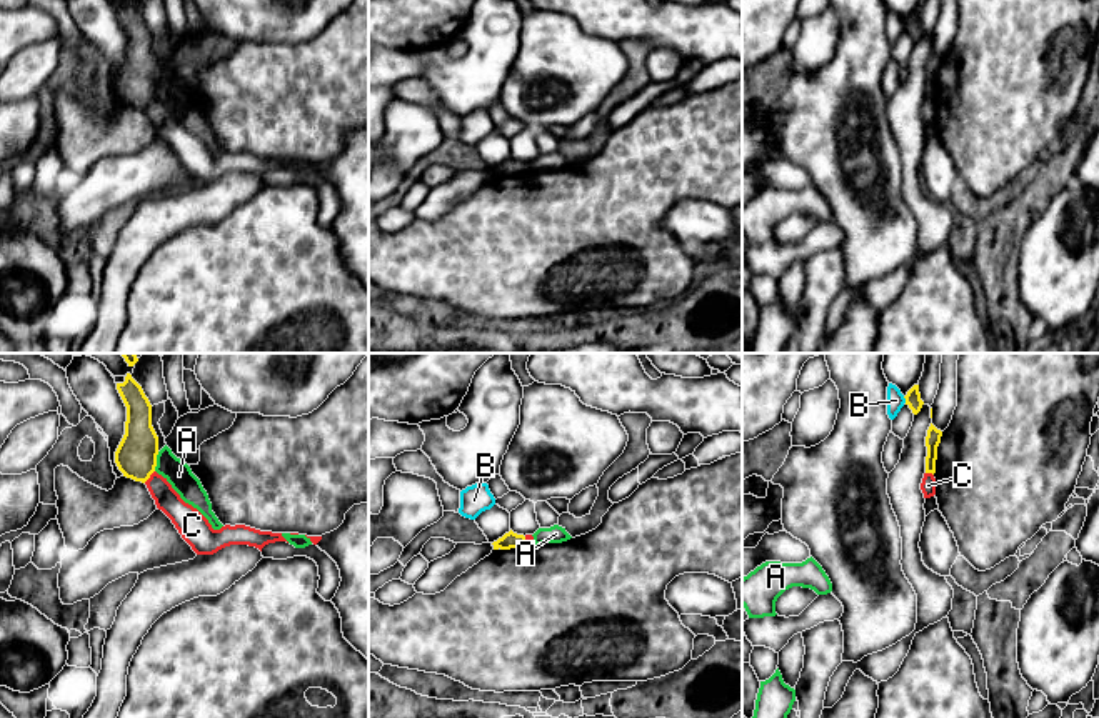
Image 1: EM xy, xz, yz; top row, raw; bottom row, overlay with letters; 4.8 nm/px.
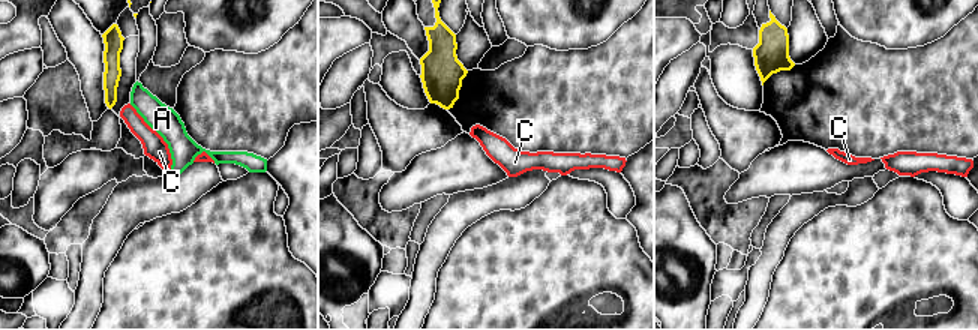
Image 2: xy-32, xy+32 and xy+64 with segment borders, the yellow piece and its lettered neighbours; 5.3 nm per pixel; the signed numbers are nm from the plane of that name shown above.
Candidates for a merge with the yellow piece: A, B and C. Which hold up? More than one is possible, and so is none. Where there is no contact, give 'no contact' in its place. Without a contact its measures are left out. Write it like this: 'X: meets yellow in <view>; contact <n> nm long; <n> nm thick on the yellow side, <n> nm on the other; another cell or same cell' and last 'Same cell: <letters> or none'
A: meets yellow in xy; contact 100 nm long; 200 nm thick on the yellow side, 120 nm on the other; another cell
B: meets yellow in yz; contact 40 nm long; 80 nm thick on the yellow side, 90 nm on the other; another cell
C: meets yellow in xy; contact 80 nm long; 200 nm thick on the yellow side, 120 nm on the other; another cell
Same cell: none

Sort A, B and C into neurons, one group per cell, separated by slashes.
A / B / C

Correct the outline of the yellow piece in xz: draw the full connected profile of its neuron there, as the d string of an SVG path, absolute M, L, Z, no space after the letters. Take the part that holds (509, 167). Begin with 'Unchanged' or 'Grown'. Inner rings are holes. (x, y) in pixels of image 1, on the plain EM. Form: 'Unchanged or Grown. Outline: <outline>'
Unchanged. Outline: M512 157L509 160L505 160L502 165L499 165L497 168L492 170L494 177L510 177L510 175L520 175L525 173L525 163L524 162L517 162Z

